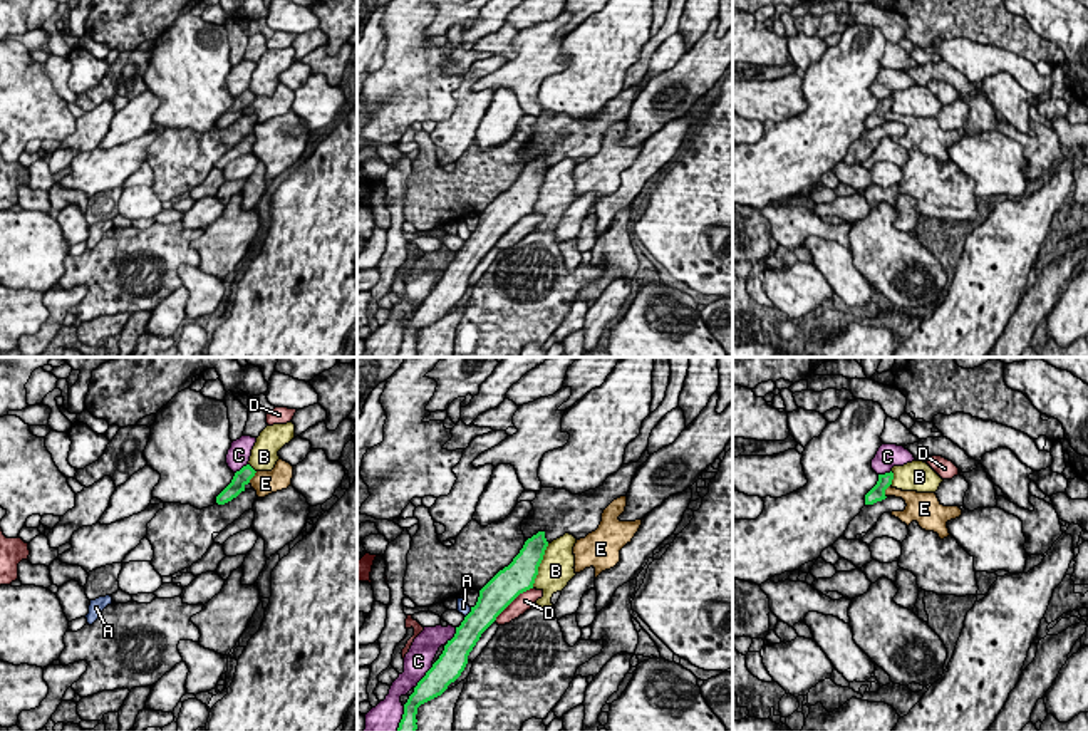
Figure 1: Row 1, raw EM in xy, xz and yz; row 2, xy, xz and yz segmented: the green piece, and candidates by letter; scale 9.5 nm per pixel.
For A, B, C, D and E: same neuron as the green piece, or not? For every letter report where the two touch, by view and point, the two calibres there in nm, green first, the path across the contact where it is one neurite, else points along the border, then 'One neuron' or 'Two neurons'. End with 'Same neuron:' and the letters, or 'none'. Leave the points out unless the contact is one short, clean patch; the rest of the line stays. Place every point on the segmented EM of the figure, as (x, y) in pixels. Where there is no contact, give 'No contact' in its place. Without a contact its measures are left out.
A: Touches green at xz (470, 612). Thickness 280 nm (green) against 120 nm. Boundary: xz (471, 607), (465, 617). Two neurons
B: Touches green at xz (538, 565). Thickness 300 nm (green) against 320 nm. Two neurons
C: Touches green at xz (424, 676). Thickness 280 nm (green) against 280 nm. Two neurons
D: Touches green at xz (512, 601). Thickness 300 nm (green) against 170 nm. Two neurons
E: Touches green at xy (252, 476). Thickness 140 nm (green) against 240 nm. Two neurons
Same neuron: none

